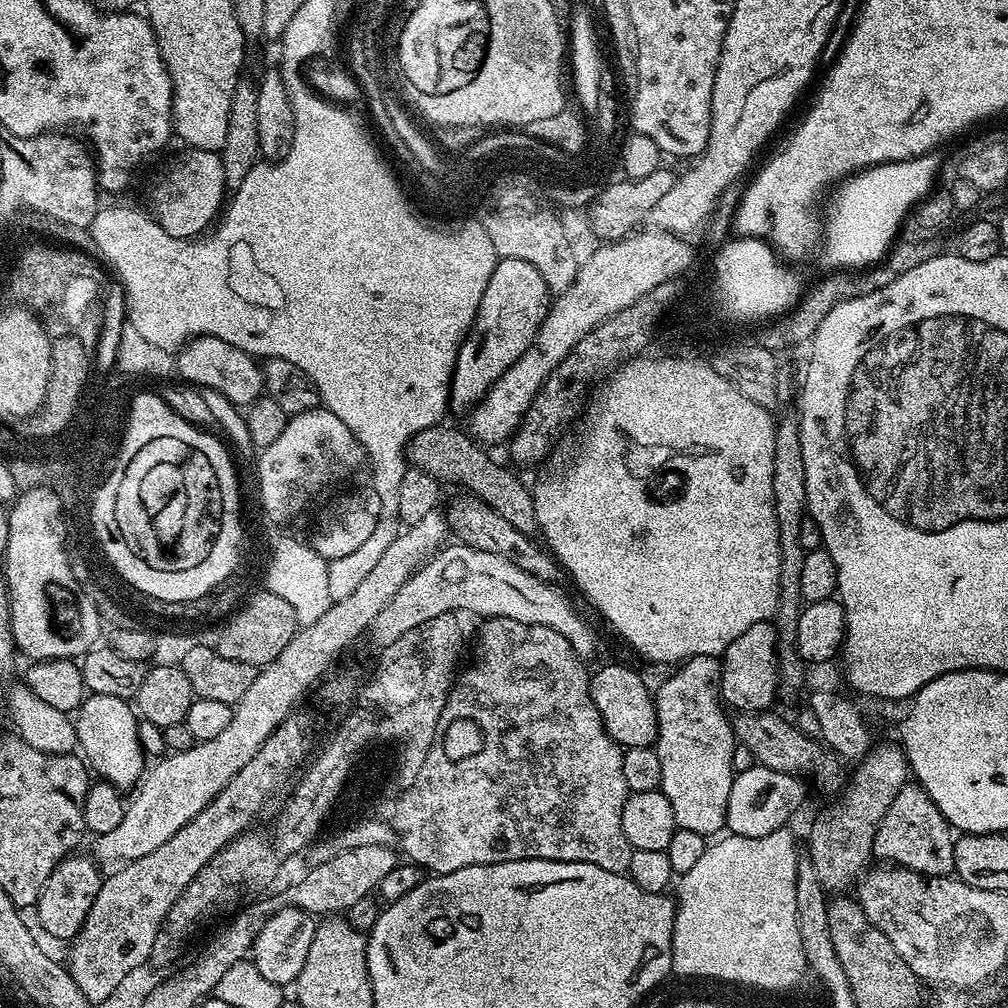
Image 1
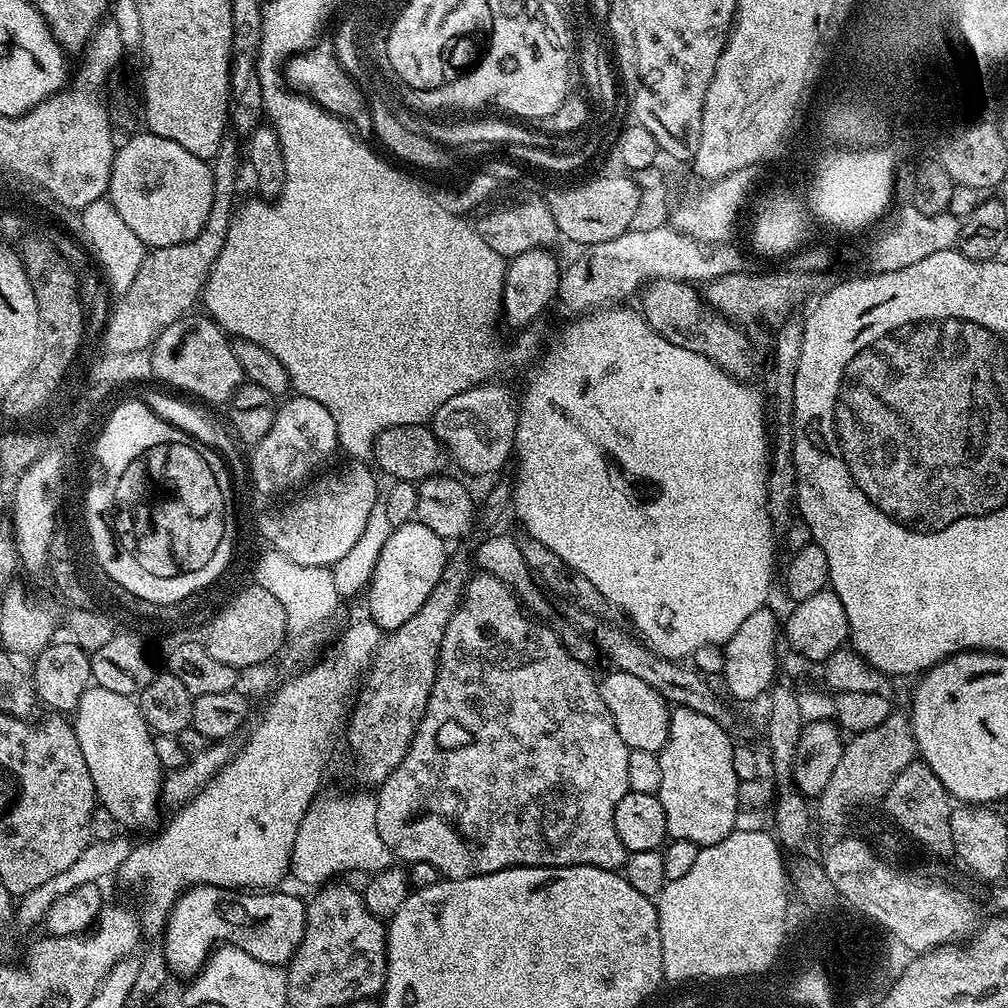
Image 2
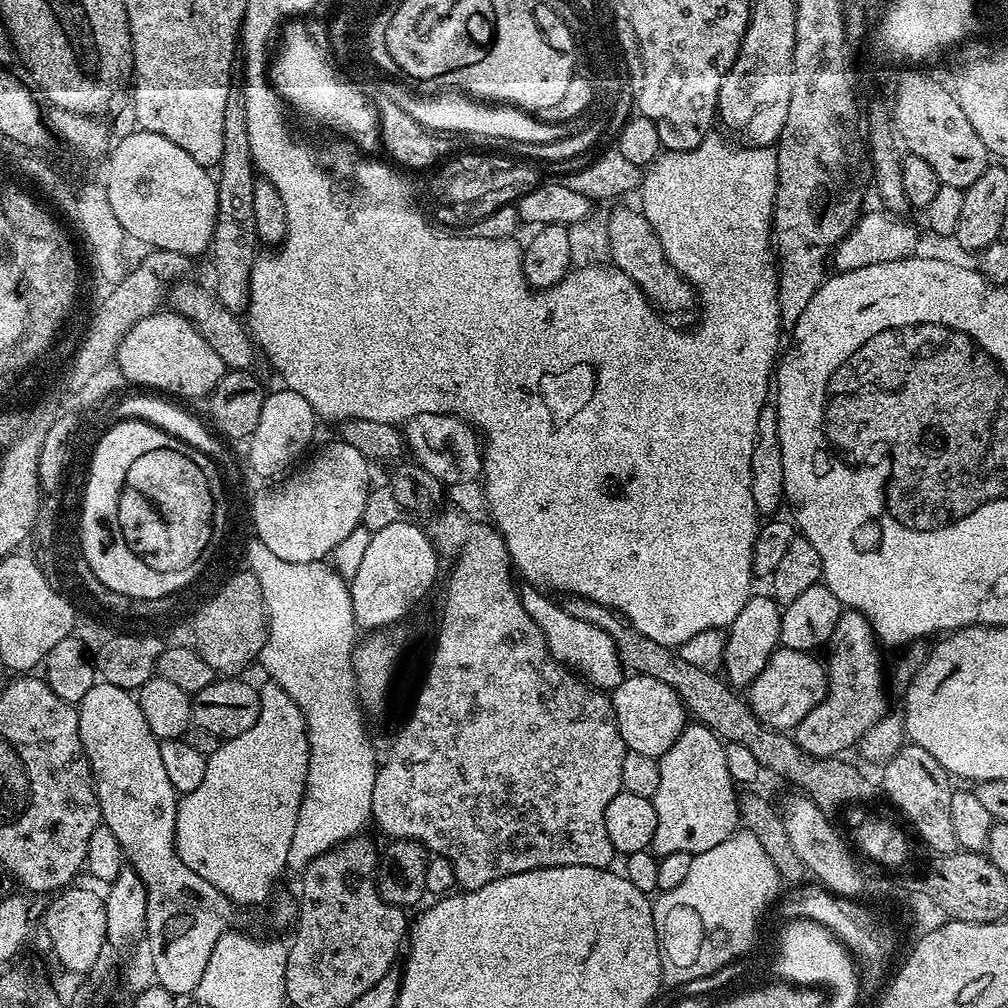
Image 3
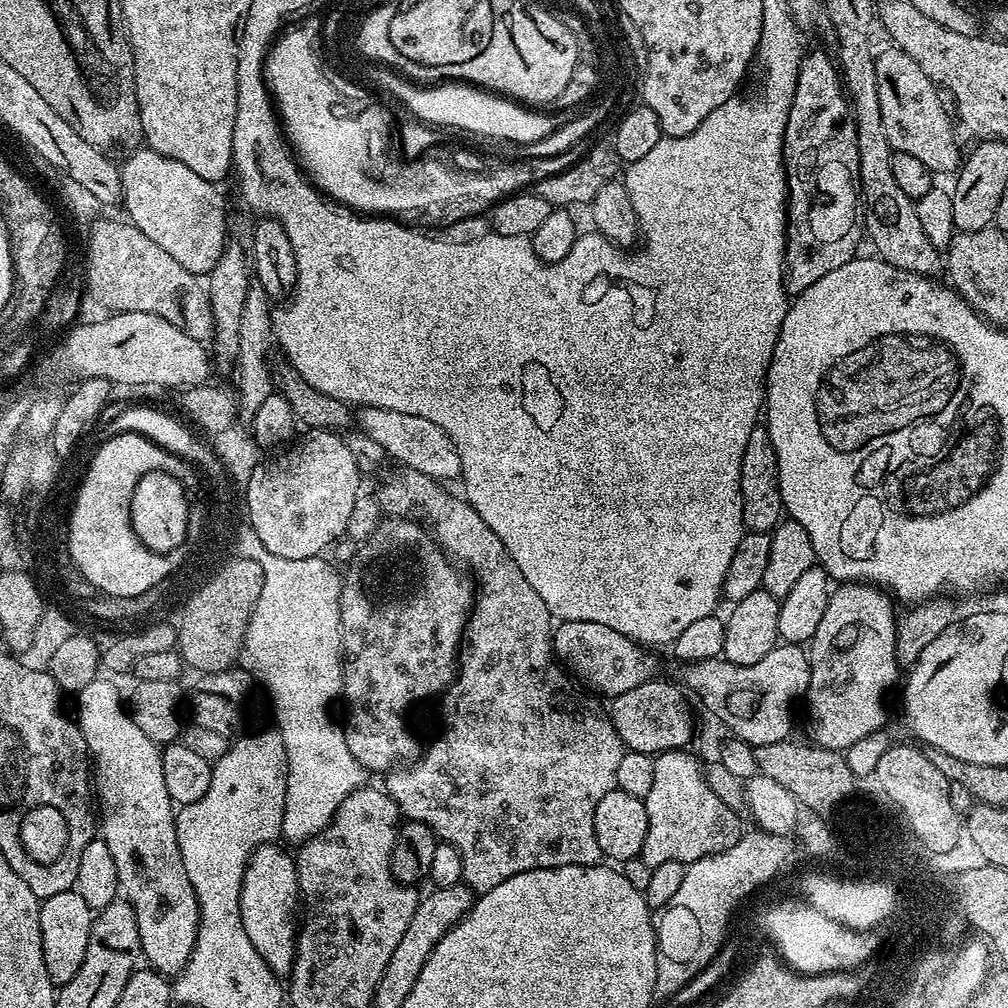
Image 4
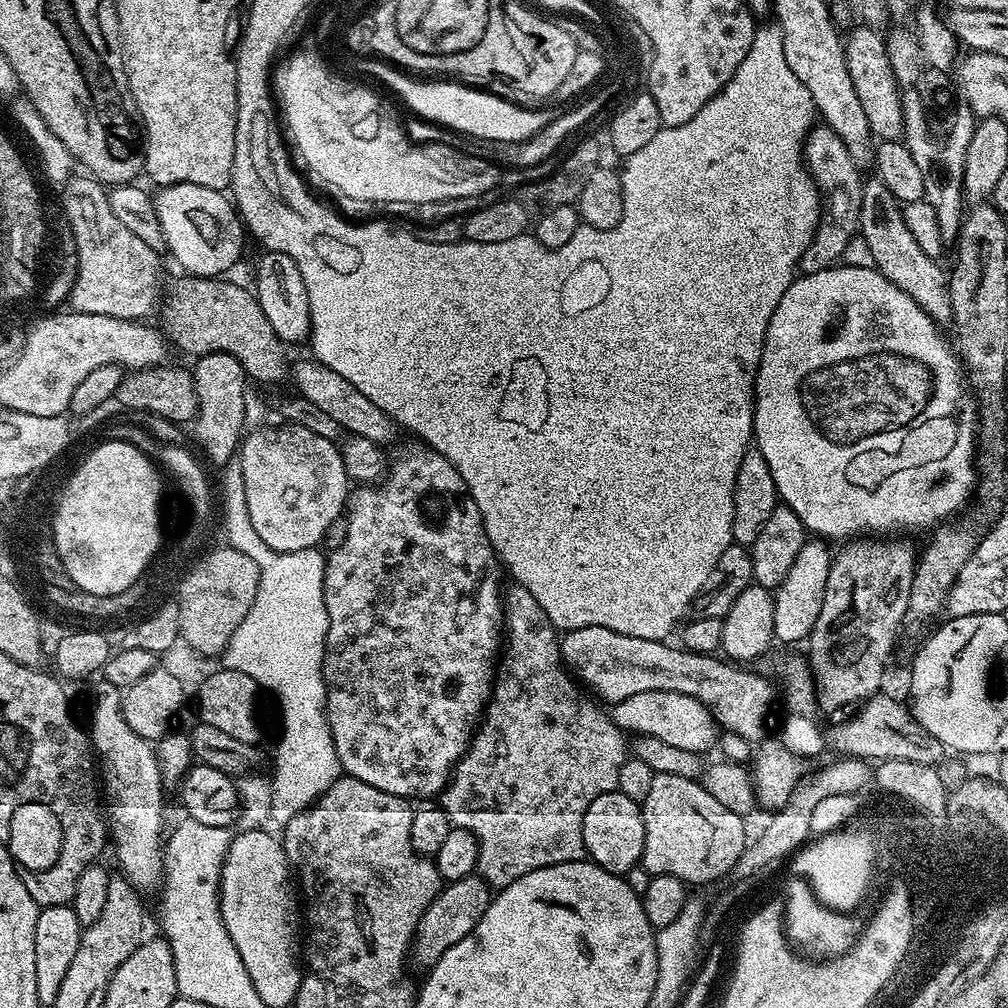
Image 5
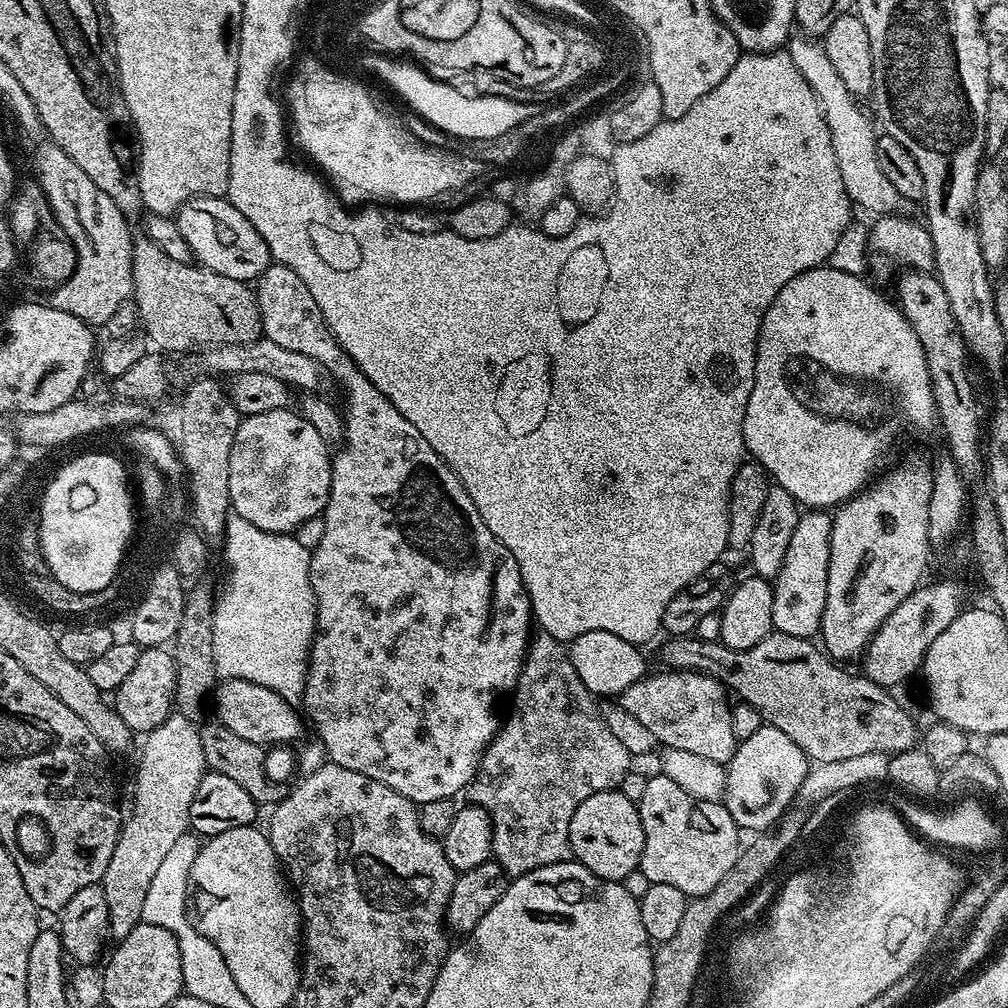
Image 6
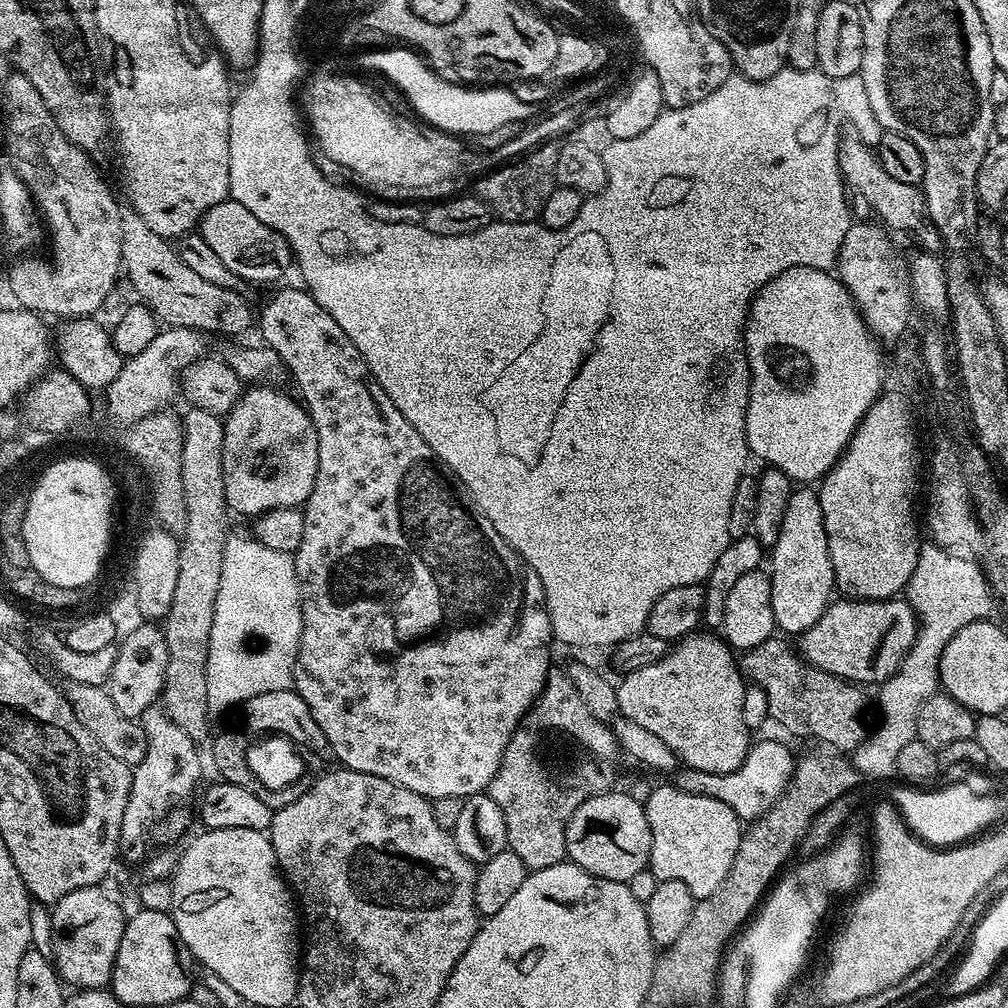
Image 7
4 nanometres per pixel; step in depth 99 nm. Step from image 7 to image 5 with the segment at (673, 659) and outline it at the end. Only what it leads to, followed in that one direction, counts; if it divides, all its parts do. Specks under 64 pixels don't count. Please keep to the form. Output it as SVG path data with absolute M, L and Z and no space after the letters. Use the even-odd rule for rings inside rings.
M650 690L649 693L631 695L611 705L610 715L625 734L662 738L662 742L667 742L669 746L679 746L682 750L707 754L718 744L718 725L711 710L686 694Z

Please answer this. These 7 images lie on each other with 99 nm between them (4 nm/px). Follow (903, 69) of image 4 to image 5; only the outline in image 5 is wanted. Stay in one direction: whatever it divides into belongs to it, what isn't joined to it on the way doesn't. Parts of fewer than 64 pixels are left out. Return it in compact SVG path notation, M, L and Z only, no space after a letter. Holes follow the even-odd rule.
M859 26L853 30L844 40L844 58L846 70L849 71L850 82L854 84L854 91L858 94L858 102L862 102L862 110L866 110L866 118L870 122L870 130L873 137L880 140L894 140L904 130L904 106L900 103L900 86L896 82L896 76L890 66L890 58L884 38L880 38L880 32L875 28Z

